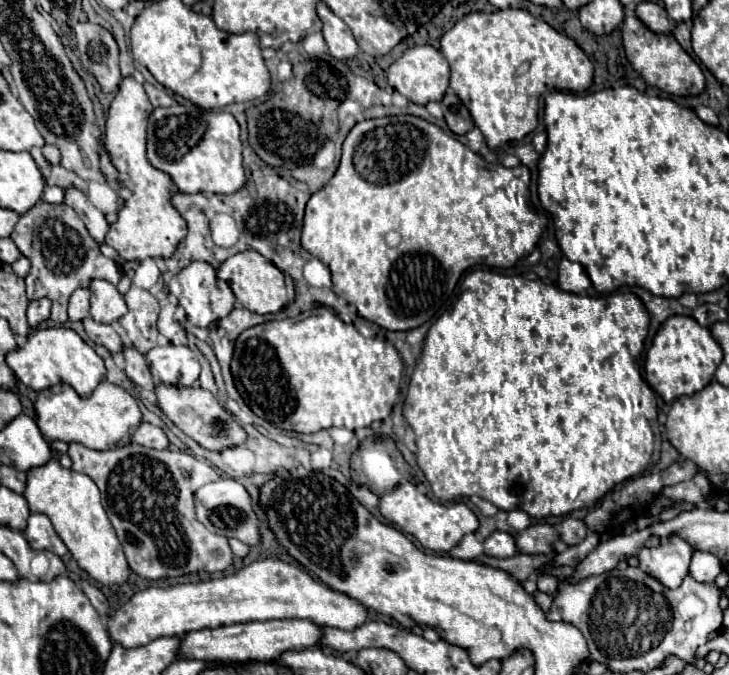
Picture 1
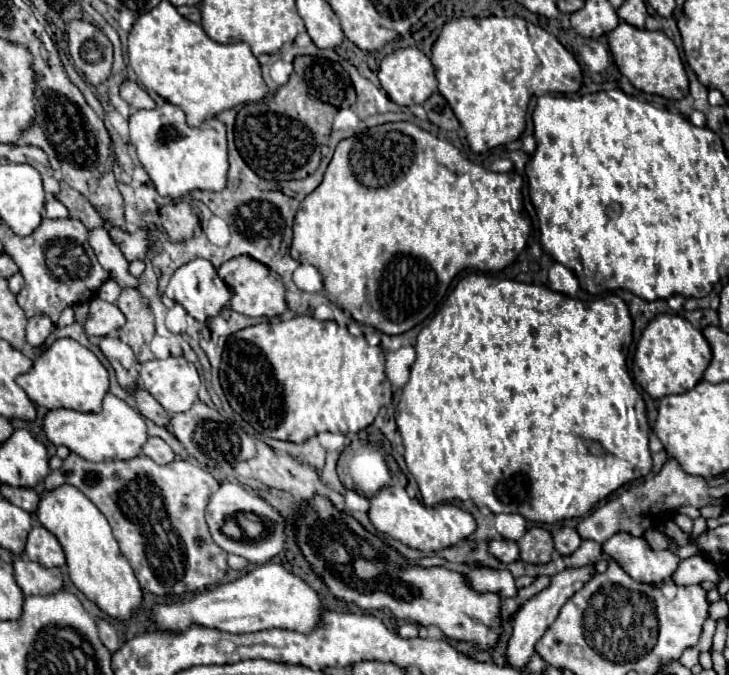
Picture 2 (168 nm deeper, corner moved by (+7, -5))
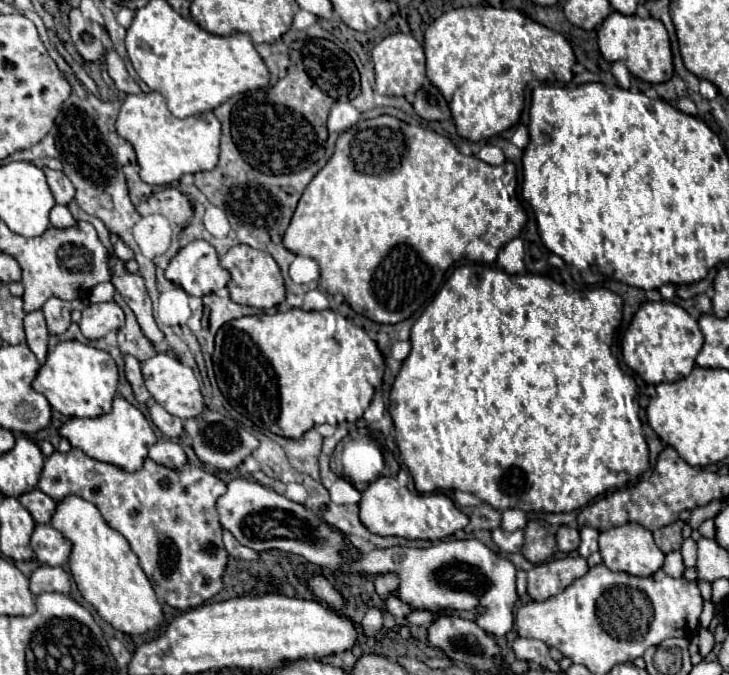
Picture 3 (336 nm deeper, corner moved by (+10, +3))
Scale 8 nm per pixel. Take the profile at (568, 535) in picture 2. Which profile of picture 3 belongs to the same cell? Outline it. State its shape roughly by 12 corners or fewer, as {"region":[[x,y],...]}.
{"region":[[559,526],[557,546],[569,554],[579,546],[579,530]]}

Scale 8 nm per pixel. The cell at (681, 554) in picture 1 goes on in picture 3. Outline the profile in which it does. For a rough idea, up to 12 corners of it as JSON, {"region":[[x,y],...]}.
{"region":[[625,524],[599,534],[609,570],[653,576],[665,554],[651,532]]}

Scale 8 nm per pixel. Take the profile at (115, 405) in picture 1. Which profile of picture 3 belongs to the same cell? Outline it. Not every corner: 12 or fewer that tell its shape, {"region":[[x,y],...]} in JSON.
{"region":[[121,396],[97,418],[67,418],[59,434],[89,458],[135,472],[157,440]]}

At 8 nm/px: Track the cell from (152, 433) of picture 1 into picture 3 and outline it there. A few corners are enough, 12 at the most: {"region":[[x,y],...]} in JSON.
{"region":[[157,440],[149,458],[169,468],[187,462],[183,448],[173,440]]}

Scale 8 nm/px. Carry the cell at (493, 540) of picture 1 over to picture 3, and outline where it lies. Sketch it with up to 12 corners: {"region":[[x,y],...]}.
{"region":[[495,528],[493,542],[501,552],[519,552],[523,530]]}

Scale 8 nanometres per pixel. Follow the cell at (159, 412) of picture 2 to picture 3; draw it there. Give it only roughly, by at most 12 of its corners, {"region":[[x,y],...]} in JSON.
{"region":[[147,404],[149,416],[165,436],[179,438],[183,420],[163,406]]}

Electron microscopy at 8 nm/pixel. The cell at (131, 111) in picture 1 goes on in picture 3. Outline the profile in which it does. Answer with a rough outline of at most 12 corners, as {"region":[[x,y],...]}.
{"region":[[123,240],[115,242],[113,252],[121,260],[135,258],[133,252]]}

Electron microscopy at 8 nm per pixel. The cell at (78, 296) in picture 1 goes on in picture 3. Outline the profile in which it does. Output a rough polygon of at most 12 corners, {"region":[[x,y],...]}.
{"region":[[49,298],[45,312],[51,334],[69,328],[71,302]]}

